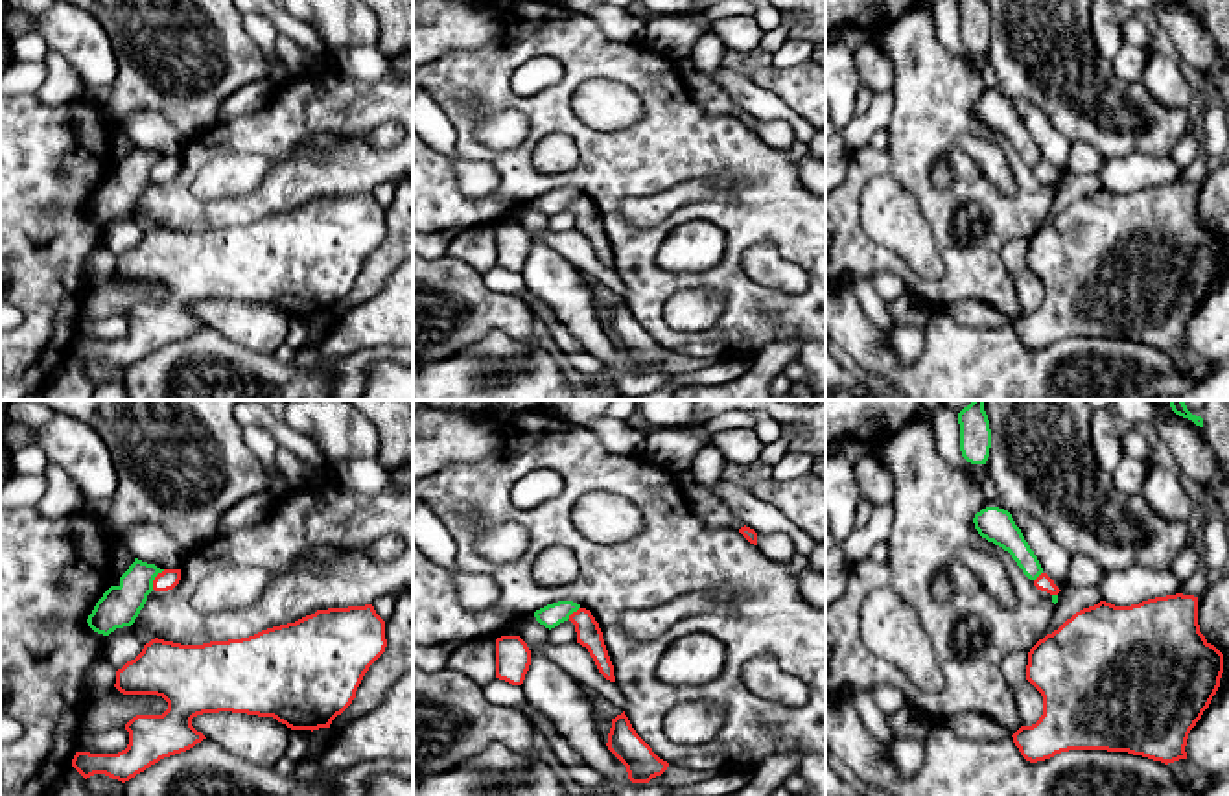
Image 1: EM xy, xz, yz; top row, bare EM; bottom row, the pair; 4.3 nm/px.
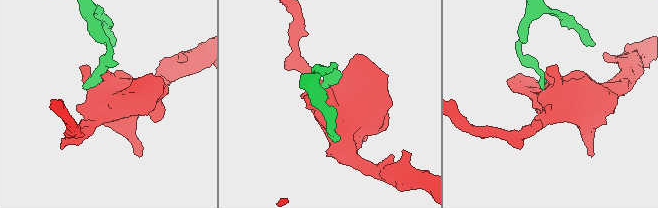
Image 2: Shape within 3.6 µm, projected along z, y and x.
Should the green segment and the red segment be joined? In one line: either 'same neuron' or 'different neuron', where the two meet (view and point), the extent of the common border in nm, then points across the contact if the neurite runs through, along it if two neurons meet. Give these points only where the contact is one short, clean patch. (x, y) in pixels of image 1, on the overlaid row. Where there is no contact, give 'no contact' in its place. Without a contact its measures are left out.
different neuron; contact xy (153, 579); length 110 nm; border xy (164, 570), (155, 577), (152, 588)

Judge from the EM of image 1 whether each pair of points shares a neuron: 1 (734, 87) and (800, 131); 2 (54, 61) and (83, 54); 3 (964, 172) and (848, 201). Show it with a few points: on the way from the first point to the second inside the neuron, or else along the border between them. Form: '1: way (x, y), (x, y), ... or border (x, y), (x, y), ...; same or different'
1: way (750, 96), (787, 115); same
2: border (50, 50), (58, 52), (76, 72), (85, 93); different
3: way (940, 148), (916, 148), (901, 161), (872, 166); same

